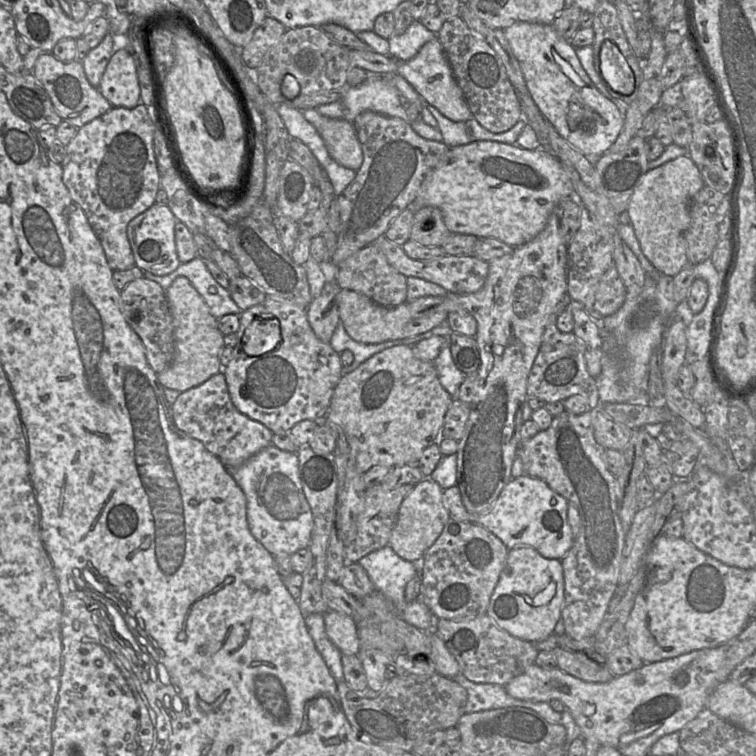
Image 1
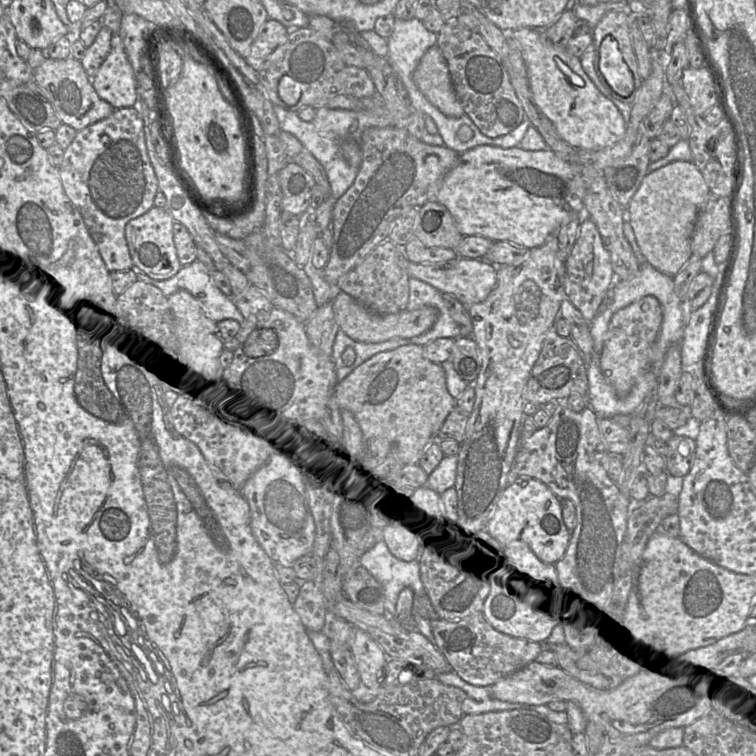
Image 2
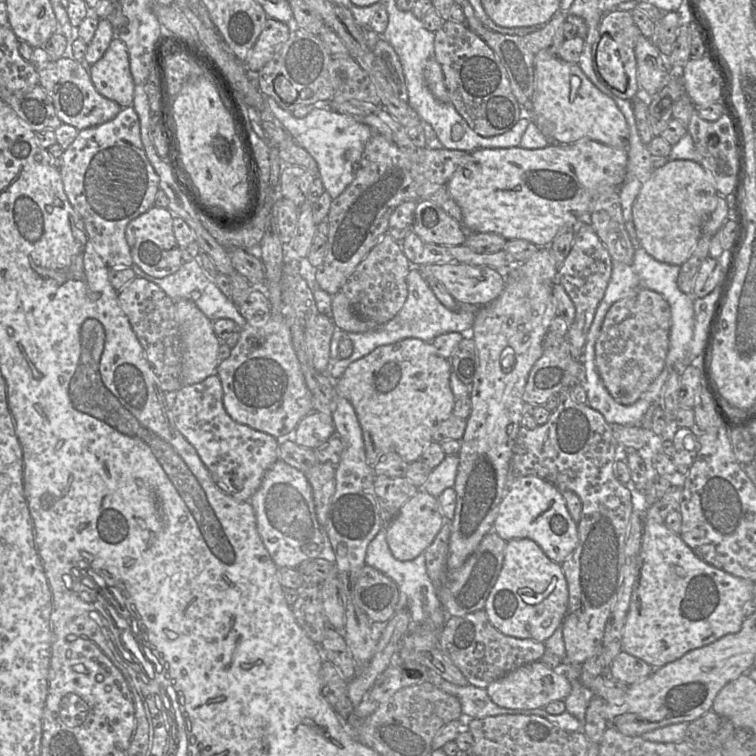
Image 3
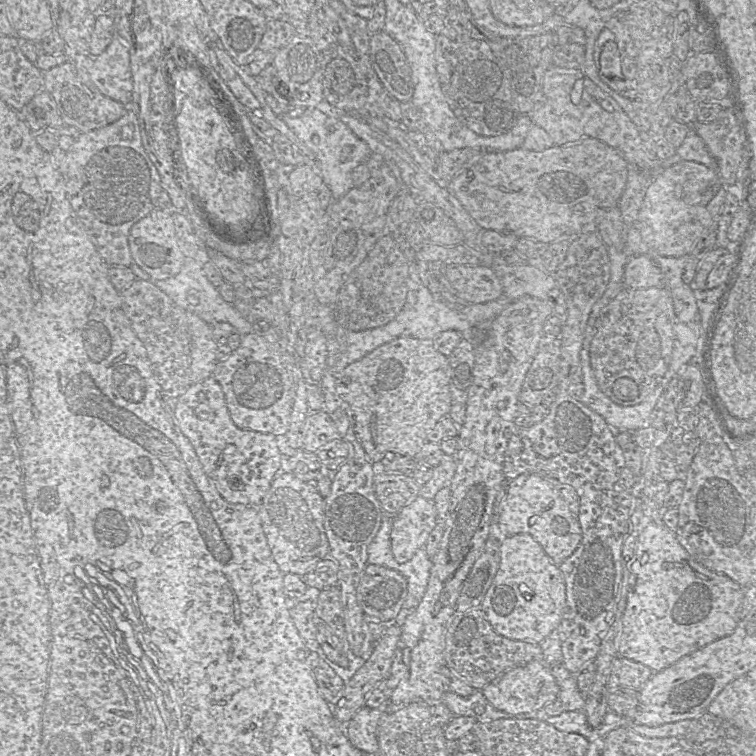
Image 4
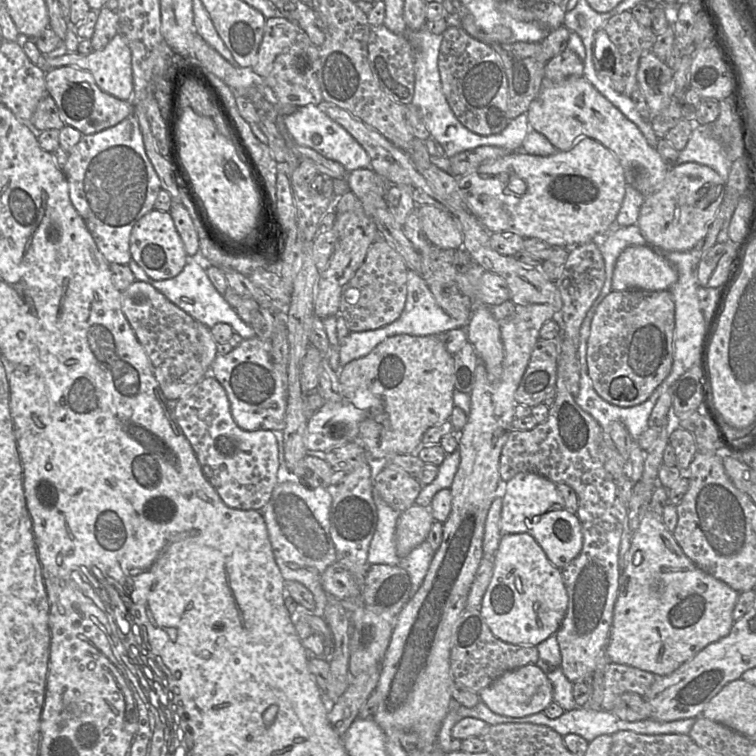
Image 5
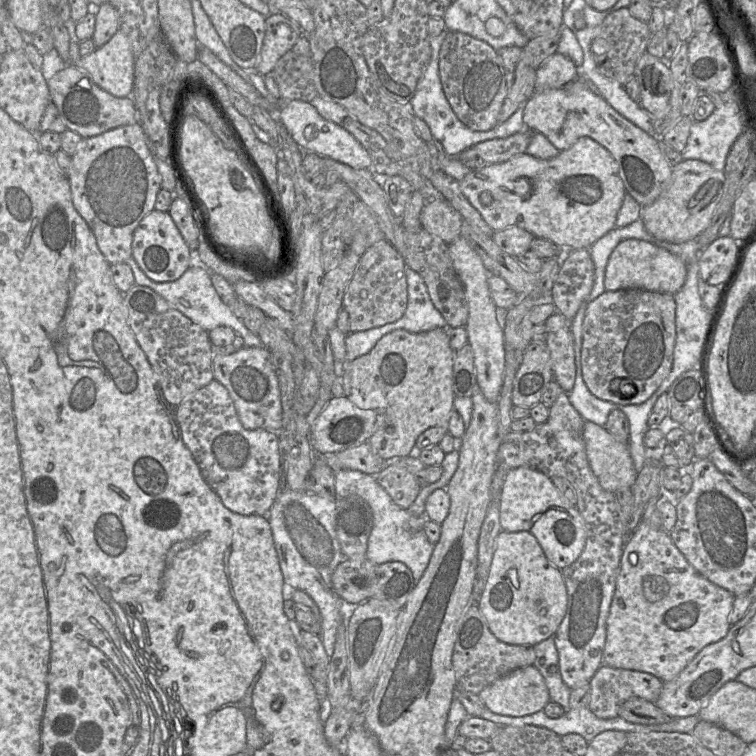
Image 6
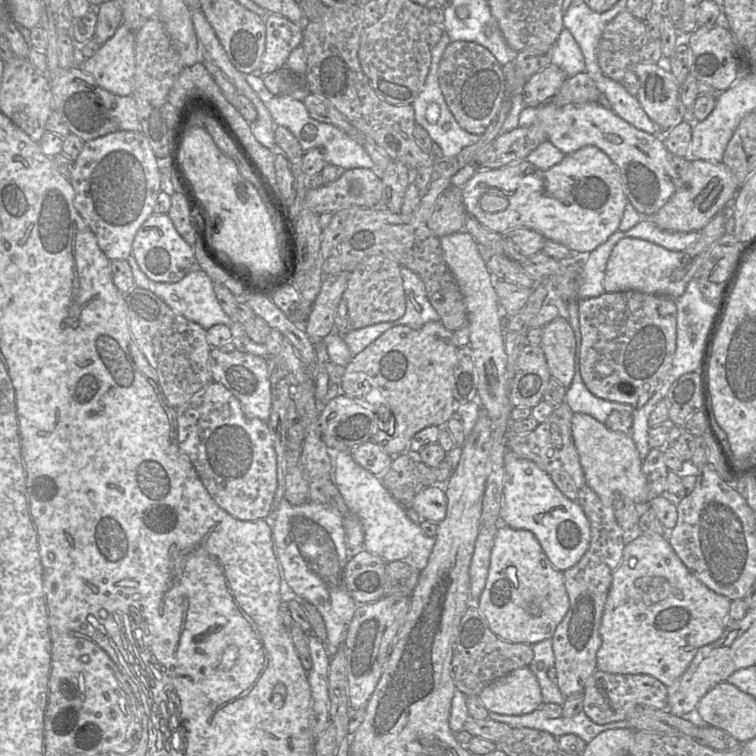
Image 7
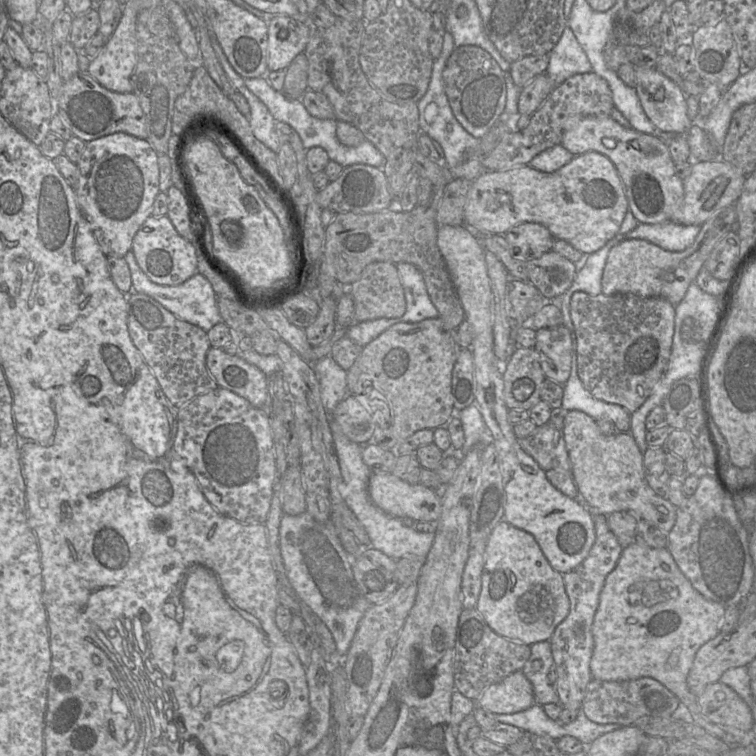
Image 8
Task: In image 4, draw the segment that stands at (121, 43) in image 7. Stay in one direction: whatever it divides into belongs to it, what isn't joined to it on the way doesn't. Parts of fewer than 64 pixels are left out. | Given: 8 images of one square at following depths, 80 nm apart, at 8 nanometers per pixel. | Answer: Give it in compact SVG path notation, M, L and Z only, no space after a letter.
M114 37L107 48L97 56L78 55L73 50L67 50L66 47L66 50L60 54L40 52L35 64L44 72L65 62L73 62L76 66L84 69L89 74L91 81L103 95L125 106L130 106L133 93L130 54L127 45L119 37Z

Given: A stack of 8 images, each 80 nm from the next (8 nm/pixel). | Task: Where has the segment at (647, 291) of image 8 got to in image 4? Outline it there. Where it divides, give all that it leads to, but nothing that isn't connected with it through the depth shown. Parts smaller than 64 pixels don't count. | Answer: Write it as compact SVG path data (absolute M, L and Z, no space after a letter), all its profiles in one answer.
M647 256L631 258L624 270L624 289L647 289L663 286L663 274L660 268Z

